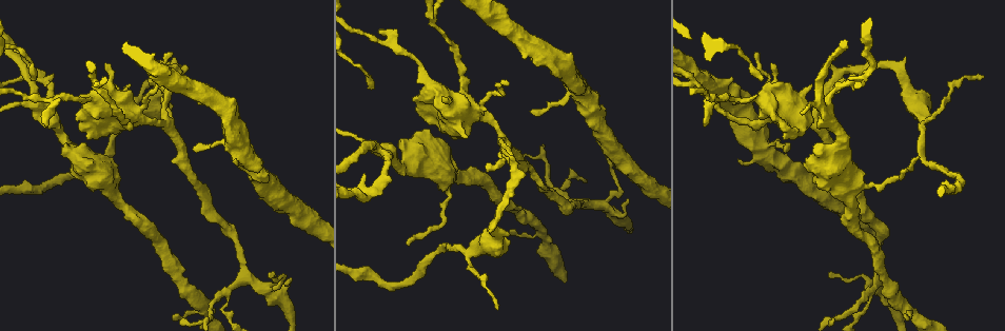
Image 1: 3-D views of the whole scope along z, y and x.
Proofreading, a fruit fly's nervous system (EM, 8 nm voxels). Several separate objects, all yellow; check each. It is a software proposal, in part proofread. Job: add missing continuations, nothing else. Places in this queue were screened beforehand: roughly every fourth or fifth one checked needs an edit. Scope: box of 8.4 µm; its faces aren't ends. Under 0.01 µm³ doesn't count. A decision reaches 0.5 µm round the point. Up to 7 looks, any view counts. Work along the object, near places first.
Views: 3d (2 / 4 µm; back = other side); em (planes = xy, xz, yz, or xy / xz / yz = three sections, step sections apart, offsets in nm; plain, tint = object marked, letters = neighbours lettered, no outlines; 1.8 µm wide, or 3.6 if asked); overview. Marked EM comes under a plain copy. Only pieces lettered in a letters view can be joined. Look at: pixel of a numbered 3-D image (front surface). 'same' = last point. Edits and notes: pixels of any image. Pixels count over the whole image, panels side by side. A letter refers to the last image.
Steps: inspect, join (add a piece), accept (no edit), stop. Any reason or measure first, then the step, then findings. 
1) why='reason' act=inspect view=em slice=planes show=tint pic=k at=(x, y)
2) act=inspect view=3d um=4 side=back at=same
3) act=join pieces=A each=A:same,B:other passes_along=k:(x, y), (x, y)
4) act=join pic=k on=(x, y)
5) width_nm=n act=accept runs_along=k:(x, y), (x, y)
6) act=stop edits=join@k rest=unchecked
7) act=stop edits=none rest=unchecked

why='free end' act=inspect view=3d um=4 pic=1 at=(370, 89)

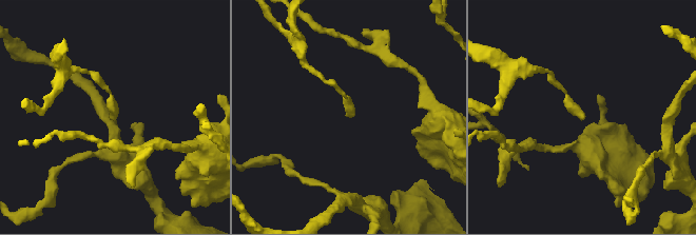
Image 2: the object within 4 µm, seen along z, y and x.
act=inspect view=em slice=xy step=8 show=tint pic=2 at=(584, 116)

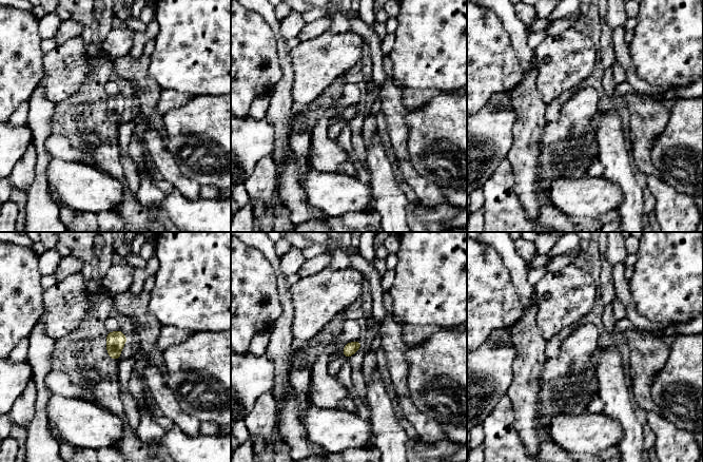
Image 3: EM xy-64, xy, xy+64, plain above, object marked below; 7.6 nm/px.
act=inspect view=em slice=planes show=letters at=same

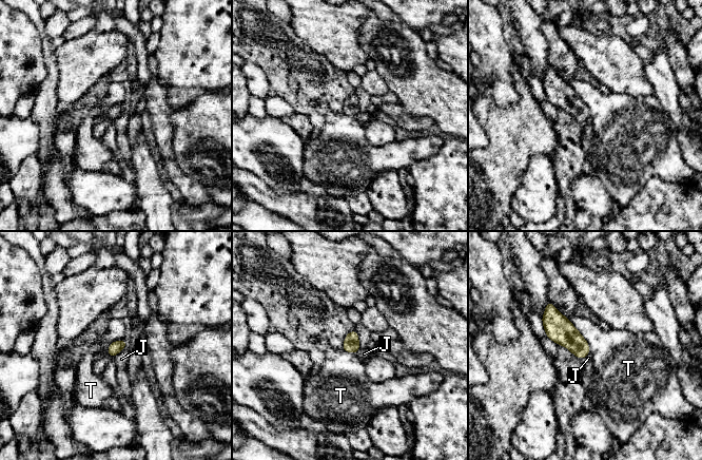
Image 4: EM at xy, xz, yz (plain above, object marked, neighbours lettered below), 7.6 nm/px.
act=accept each=J:other,T:other border=4:(566, 318), (585, 340), (589, 352) found='none of them fits'

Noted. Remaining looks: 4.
why='a fork' act=inspect view=em slice=planes show=letters pic=1 at=(826, 87)

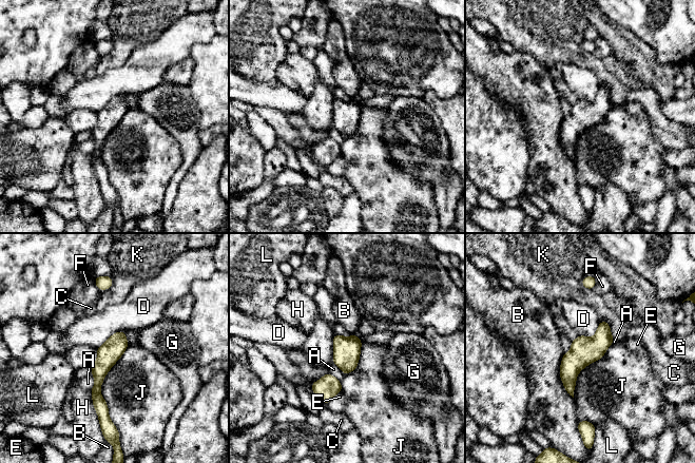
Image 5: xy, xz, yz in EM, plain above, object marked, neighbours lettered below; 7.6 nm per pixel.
act=accept each=A:other,B:other,C:other,D:other,E:other,F:other,G:other,H:other,J:other,K:other,L:other found='no lettered piece goes on from it'

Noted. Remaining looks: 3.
why='narrows sharply' act=inspect view=3d um=4 side=back pic=1 at=(226, 301)

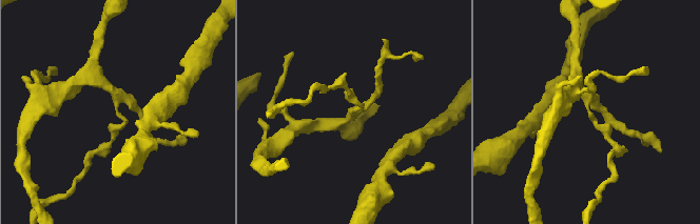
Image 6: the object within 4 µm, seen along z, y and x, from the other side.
arms=3 act=inspect view=em slice=planes show=letters pic=6 at=(116, 113)

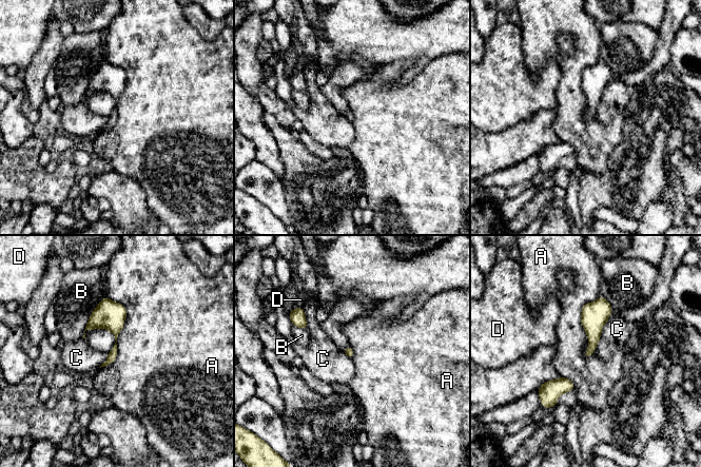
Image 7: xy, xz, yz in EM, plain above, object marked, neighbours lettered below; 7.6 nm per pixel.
longest_contact=A:550nm act=accept each=A:other,B:other,C:other,D:other border=7:(106, 296), (125, 318), (100, 368) found='no lettered piece goes on from it'

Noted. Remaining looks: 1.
act=stop edits=none rest=unchecked

